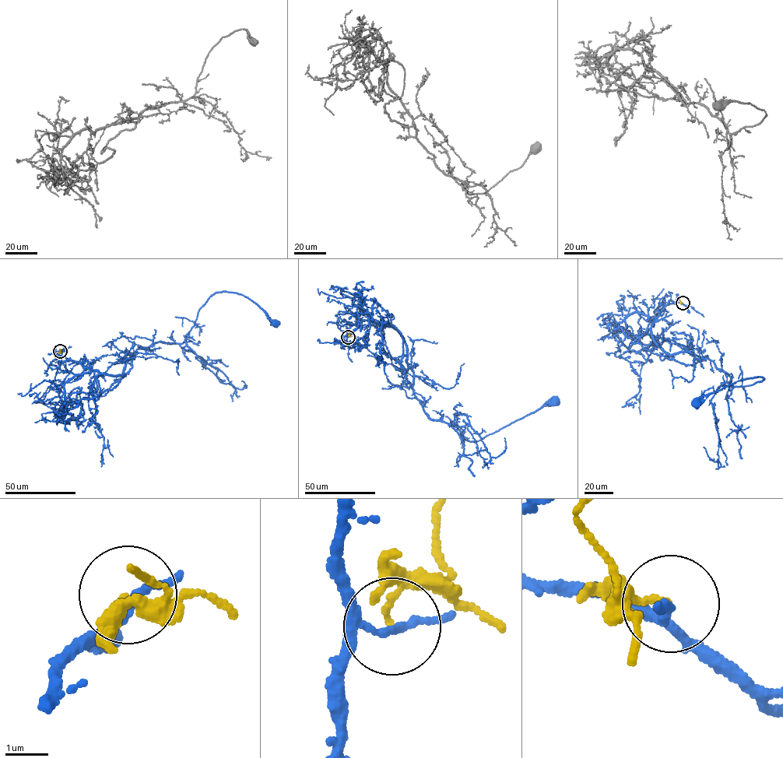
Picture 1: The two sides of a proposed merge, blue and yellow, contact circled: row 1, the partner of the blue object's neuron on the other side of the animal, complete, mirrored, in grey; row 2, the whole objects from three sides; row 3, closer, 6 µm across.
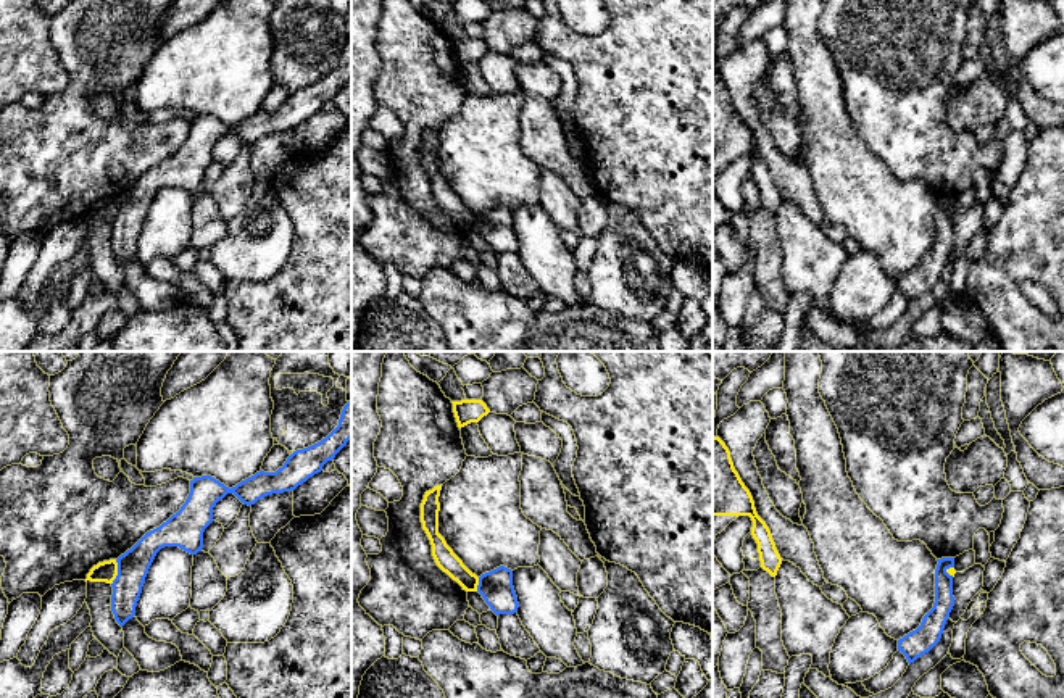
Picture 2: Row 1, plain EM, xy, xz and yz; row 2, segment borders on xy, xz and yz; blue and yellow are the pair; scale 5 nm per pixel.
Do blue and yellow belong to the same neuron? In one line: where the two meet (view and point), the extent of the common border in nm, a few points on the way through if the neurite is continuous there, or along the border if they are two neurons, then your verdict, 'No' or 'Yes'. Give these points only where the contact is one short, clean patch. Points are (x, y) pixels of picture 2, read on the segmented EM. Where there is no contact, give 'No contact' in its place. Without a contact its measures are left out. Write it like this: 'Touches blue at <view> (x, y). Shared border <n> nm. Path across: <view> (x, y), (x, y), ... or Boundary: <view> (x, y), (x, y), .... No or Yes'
Touches blue at xy (118, 573). Shared border 130 nm. Boundary: xy (116, 560), (116, 577), (112, 584). No

